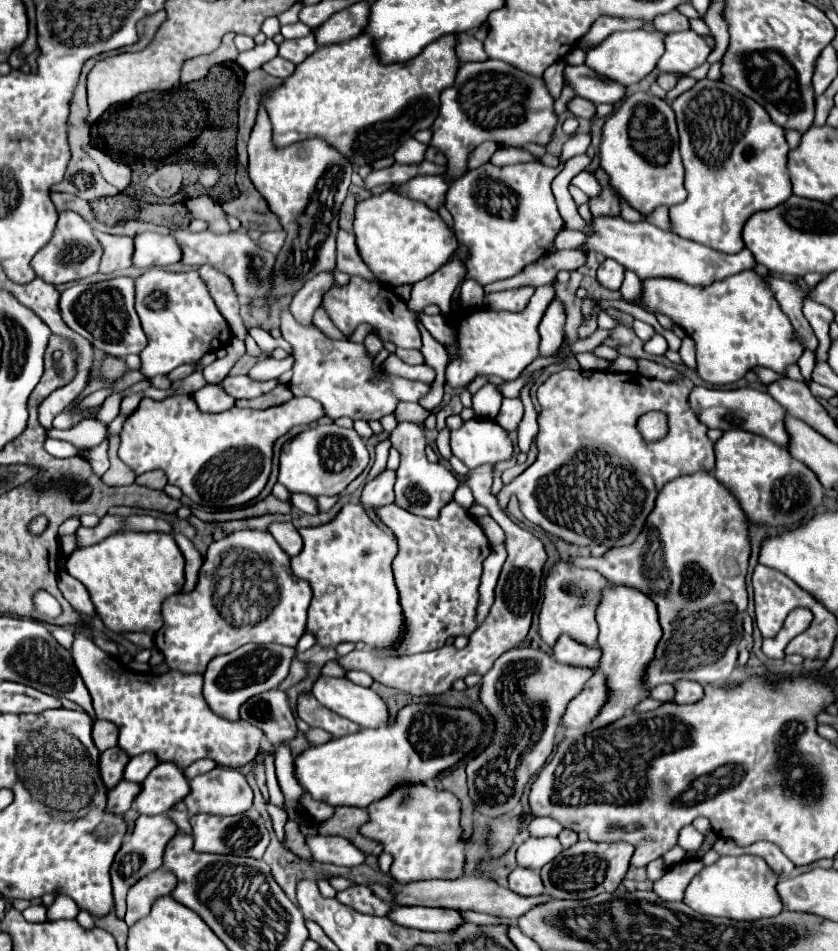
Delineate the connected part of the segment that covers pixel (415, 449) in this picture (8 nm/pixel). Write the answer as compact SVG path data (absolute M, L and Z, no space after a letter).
M400 422L398 428L390 434L390 442L400 452L400 466L396 470L396 484L394 484L396 504L412 514L436 518L440 514L440 510L452 500L454 490L460 486L458 478L442 464L428 462L428 458L424 454L426 438L424 438L424 430L420 424Z

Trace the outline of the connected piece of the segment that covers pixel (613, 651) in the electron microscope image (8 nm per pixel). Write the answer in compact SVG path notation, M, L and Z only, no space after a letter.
M610 584L608 588L600 590L600 602L596 608L596 622L600 626L600 668L606 674L610 698L608 704L600 710L598 718L594 720L594 728L612 724L614 720L622 718L630 708L634 708L640 700L648 698L648 688L644 684L644 670L654 656L656 644L662 636L662 628L658 624L656 604L644 596L644 592L628 586Z

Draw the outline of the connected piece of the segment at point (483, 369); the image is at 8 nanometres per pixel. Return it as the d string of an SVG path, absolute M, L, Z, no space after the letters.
M548 284L548 286L536 288L528 306L516 314L494 312L488 308L468 310L456 328L458 348L454 346L446 348L450 354L454 354L454 360L446 368L446 382L454 388L460 388L470 384L478 374L498 376L506 382L516 380L524 372L524 368L538 356L538 342L540 342L538 324L552 300L554 300L554 288L552 284Z

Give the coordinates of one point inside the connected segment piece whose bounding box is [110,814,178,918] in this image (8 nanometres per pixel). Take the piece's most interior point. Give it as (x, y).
(142, 852)

